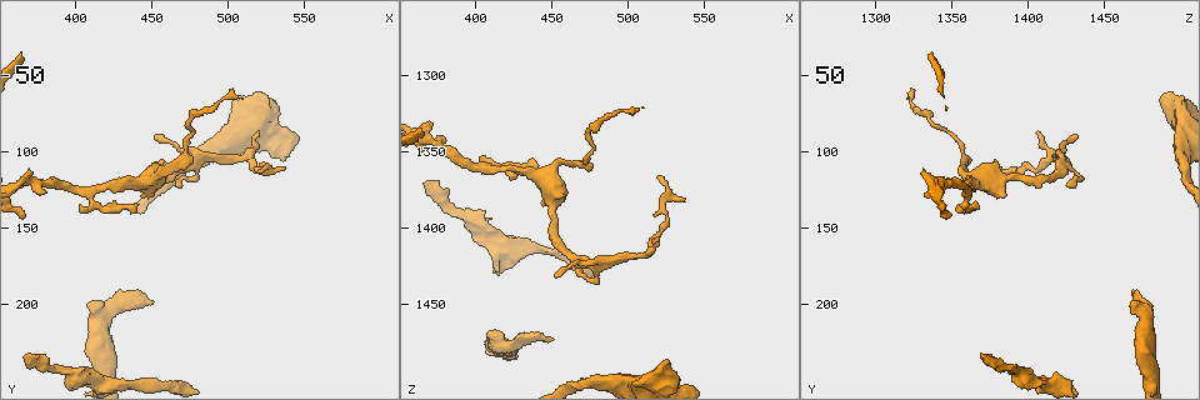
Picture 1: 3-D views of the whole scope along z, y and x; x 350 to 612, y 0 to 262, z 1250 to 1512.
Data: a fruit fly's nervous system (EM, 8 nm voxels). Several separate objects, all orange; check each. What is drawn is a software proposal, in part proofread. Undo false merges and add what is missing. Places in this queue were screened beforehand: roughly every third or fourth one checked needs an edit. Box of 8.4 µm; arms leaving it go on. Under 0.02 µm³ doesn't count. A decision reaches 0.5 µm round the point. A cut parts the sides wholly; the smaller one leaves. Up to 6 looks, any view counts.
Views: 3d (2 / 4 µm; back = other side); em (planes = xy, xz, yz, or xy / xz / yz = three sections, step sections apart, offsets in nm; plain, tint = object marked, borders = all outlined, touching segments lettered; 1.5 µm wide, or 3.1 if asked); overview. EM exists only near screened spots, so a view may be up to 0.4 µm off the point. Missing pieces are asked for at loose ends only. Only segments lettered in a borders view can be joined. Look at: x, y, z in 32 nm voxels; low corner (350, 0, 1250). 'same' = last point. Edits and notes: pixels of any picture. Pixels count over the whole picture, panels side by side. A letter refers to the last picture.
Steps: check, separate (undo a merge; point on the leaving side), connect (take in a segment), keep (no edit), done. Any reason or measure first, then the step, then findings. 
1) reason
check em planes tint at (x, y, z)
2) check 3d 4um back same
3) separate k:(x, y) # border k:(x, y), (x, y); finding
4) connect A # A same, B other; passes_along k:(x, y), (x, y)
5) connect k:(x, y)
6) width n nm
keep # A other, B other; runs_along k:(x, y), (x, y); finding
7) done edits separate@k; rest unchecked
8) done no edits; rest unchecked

end of a long branch
check 3d 4um at (502, 60, 1324)

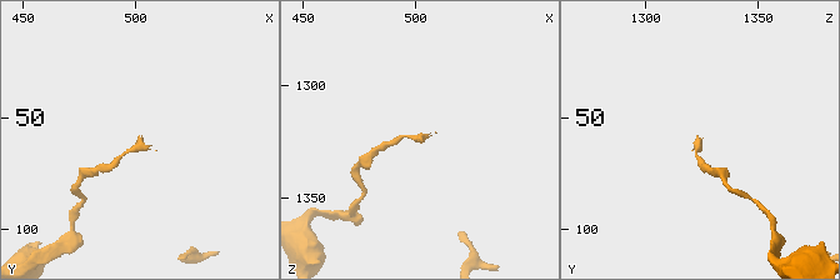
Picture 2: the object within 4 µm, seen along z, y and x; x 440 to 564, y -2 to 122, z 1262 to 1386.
shape alone is not enough
check em planes plain at (502, 59, 1325)

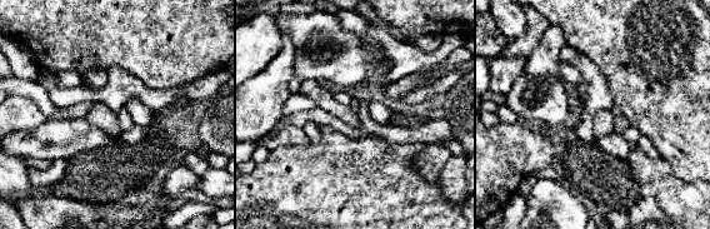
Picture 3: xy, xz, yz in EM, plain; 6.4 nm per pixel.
what lies round it
check em planes borders same

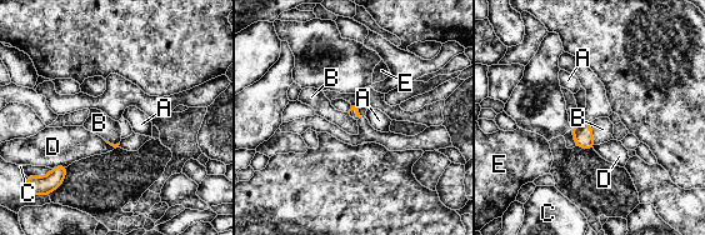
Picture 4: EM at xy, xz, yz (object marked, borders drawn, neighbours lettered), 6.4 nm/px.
keep # A other, B other, C other, D other, E other; border 4:(590, 121), (595, 144); no lettered segment goes on from it

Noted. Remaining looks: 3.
free end
check em yz step 4 tint at (368, 234, 1370)

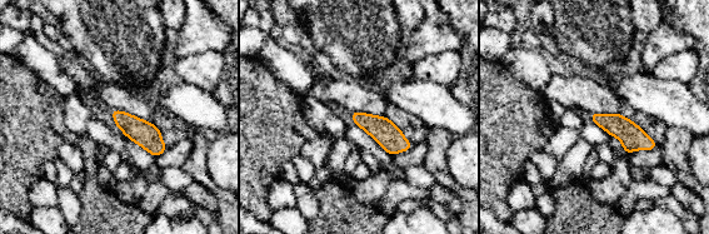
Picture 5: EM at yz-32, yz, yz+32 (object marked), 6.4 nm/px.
another direction
check em planes borders same

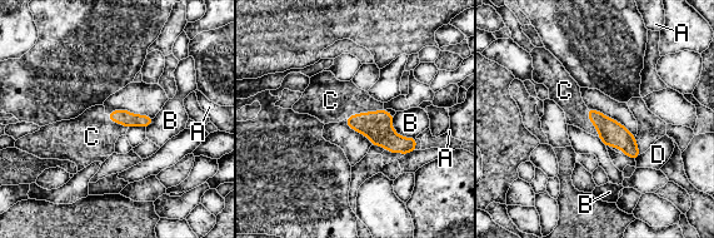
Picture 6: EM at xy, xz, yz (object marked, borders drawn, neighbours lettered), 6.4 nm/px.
longest_contact C 260 nm
connect C # A other, B other, C same, D other; it goes on there

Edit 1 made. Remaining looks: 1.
done edits connect@6; rest unchecked

